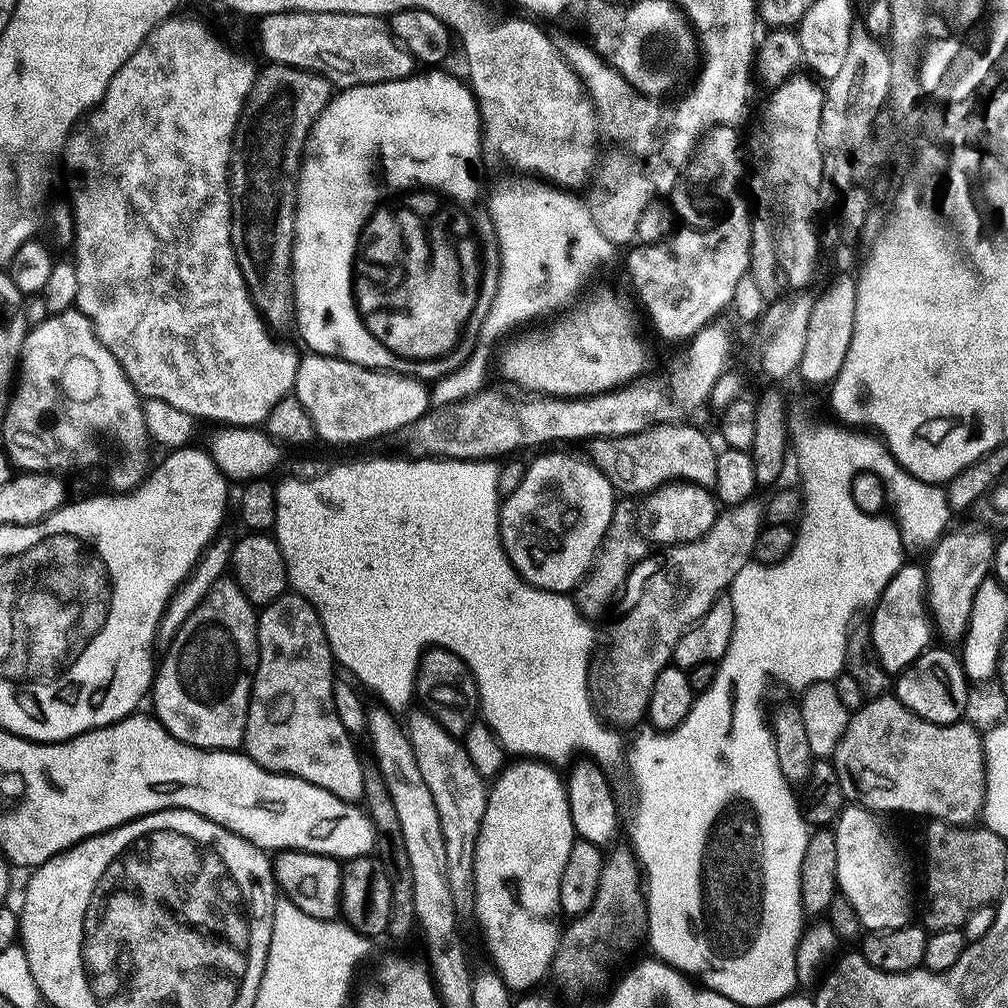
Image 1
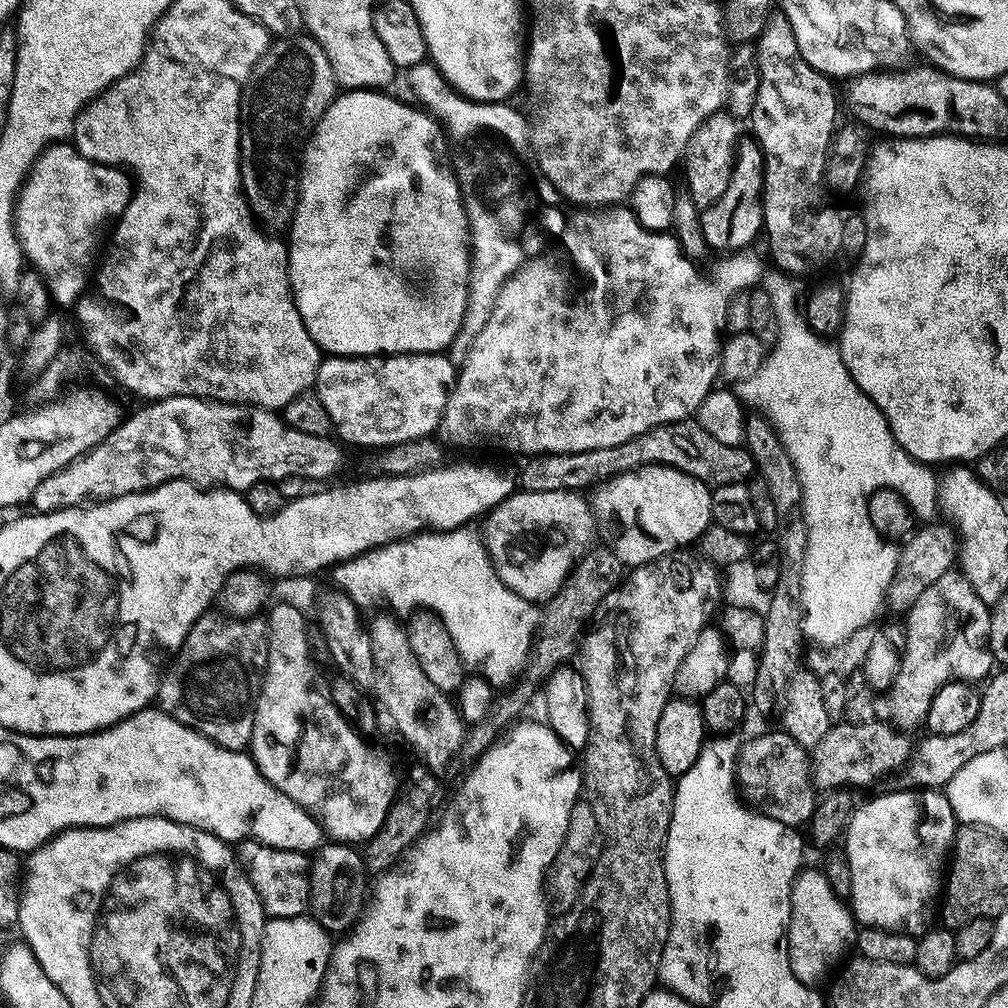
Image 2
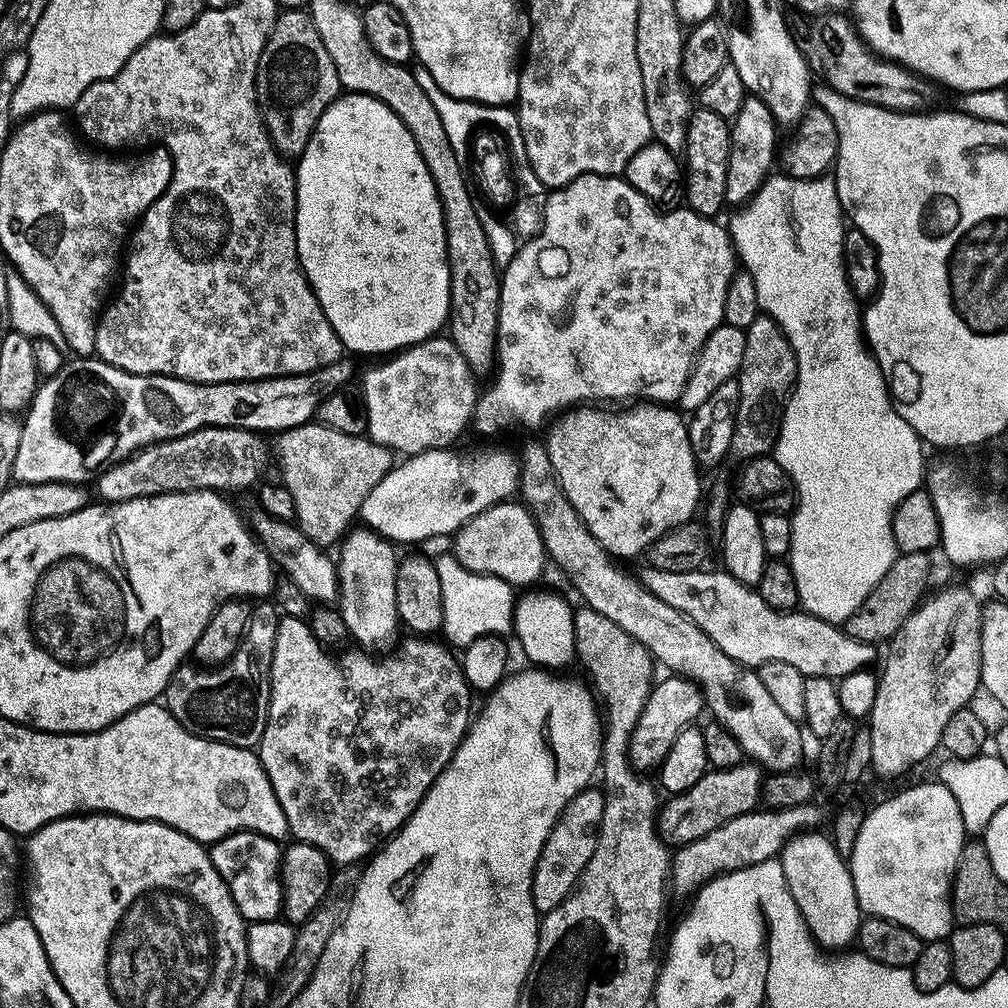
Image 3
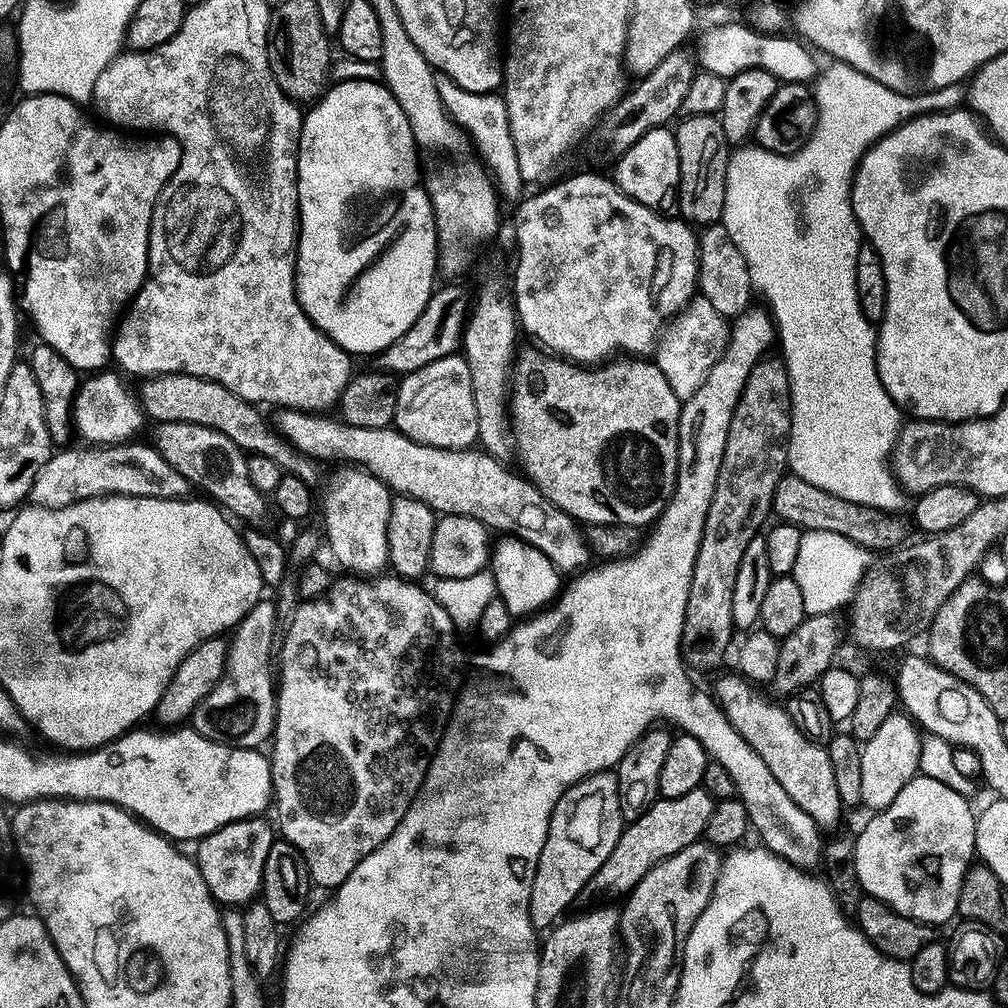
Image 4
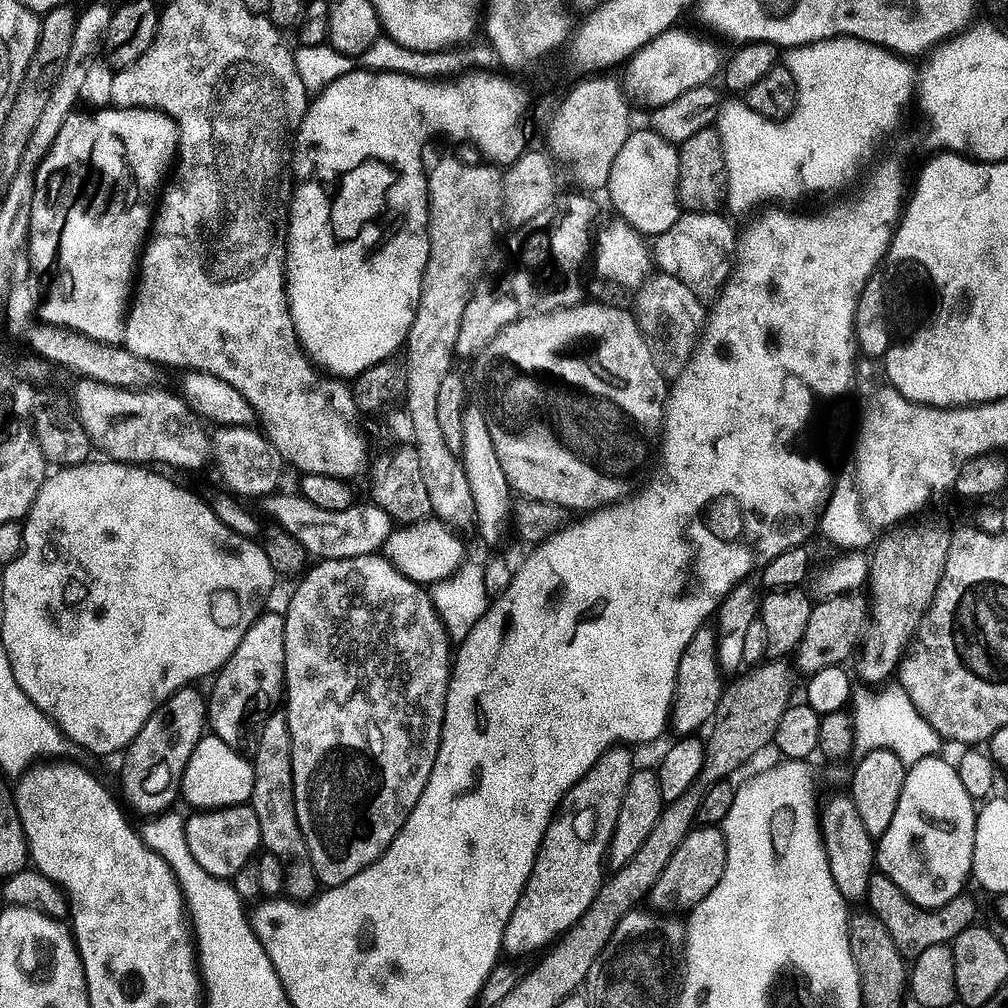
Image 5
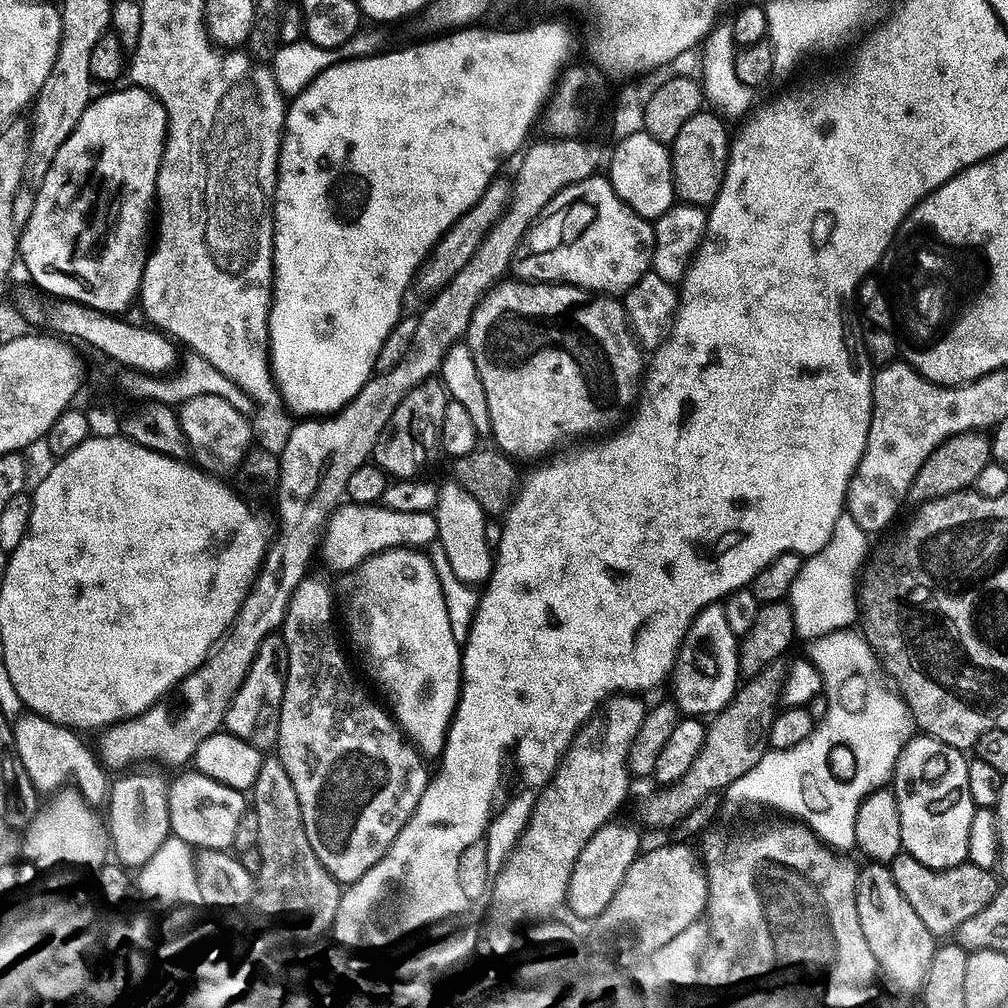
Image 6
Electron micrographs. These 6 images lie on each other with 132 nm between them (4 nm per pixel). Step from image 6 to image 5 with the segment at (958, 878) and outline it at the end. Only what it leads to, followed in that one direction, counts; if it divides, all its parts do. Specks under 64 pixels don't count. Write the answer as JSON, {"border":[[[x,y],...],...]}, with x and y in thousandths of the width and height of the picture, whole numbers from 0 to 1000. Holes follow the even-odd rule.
{"border":[[[867,867],[861,876],[859,897],[865,908],[875,915],[875,919],[883,923],[883,931],[887,931],[891,942],[899,950],[908,950],[925,938],[943,938],[955,924],[969,916],[968,897],[962,889],[957,887],[946,891],[934,901],[913,901],[903,895],[903,891],[899,891],[899,887],[895,887],[895,883],[883,875],[883,871]]]}

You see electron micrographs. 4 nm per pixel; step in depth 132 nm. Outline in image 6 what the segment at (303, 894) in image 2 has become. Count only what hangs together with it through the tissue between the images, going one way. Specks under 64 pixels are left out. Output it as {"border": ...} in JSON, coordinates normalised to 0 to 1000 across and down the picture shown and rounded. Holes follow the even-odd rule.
{"border":[[[183,764],[178,769],[176,774],[170,775],[168,784],[170,828],[198,845],[225,845],[232,842],[236,819],[248,804],[247,791],[193,764]]]}

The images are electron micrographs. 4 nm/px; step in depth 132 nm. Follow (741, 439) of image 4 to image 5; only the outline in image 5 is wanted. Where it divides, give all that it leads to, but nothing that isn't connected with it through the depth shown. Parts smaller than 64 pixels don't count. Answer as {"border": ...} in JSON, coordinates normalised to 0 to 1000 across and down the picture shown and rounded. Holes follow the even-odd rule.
{"border":[[[699,621],[685,633],[685,641],[677,649],[677,657],[671,670],[671,692],[667,695],[666,725],[672,731],[688,730],[697,727],[705,719],[712,696],[716,696],[716,688],[720,682],[719,672],[714,665],[714,657],[710,654],[712,627],[709,622]]]}

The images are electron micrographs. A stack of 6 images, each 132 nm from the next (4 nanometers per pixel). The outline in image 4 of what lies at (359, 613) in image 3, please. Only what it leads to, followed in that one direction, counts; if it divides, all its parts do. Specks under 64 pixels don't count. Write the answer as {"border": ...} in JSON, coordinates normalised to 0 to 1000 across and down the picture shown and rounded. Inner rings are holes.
{"border":[[[345,462],[329,476],[329,485],[321,492],[321,520],[325,523],[323,540],[329,543],[329,552],[342,563],[342,568],[353,573],[373,573],[386,563],[385,558],[385,523],[387,506],[391,495],[390,487],[365,467],[353,462]]]}

